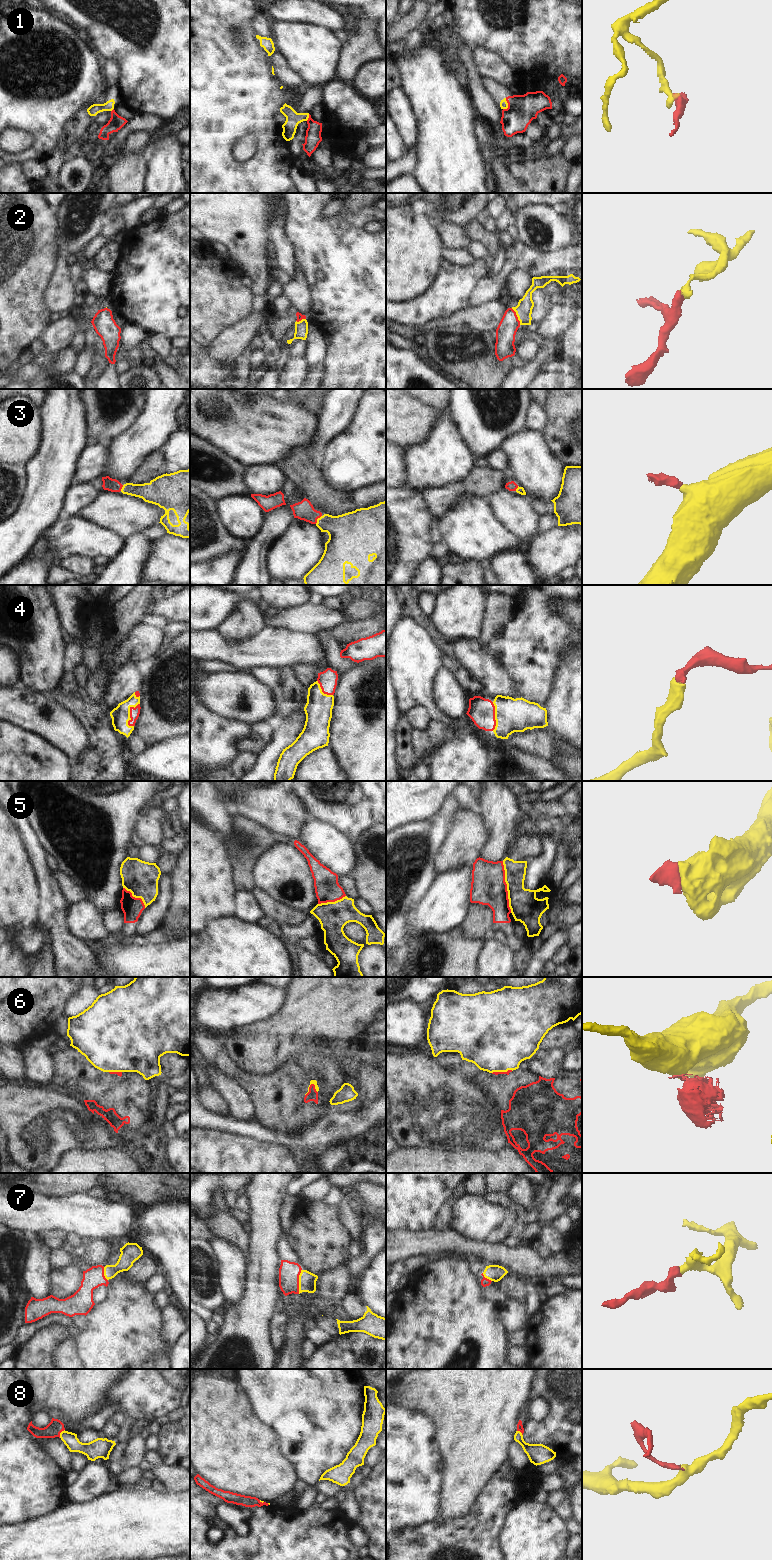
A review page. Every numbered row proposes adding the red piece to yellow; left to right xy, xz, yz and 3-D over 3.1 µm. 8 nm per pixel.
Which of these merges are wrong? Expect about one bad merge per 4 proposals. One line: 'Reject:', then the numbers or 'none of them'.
Reject: 1, 5, 6

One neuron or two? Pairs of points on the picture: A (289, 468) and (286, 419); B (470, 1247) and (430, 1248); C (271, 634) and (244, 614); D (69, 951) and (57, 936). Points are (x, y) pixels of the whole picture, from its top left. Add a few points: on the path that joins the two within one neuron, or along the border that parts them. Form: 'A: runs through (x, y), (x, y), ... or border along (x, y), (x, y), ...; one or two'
A: border along (305, 448), (297, 446), (274, 464); two
B: runs through (460, 1247), (440, 1247); one
C: border along (263, 629), (241, 640); two
D: runs through (66, 947), (61, 940); one

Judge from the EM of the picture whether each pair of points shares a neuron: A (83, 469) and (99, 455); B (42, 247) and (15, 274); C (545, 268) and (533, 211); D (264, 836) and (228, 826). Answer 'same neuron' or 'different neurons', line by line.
A: same neuron
B: same neuron
C: different neurons
D: different neurons

